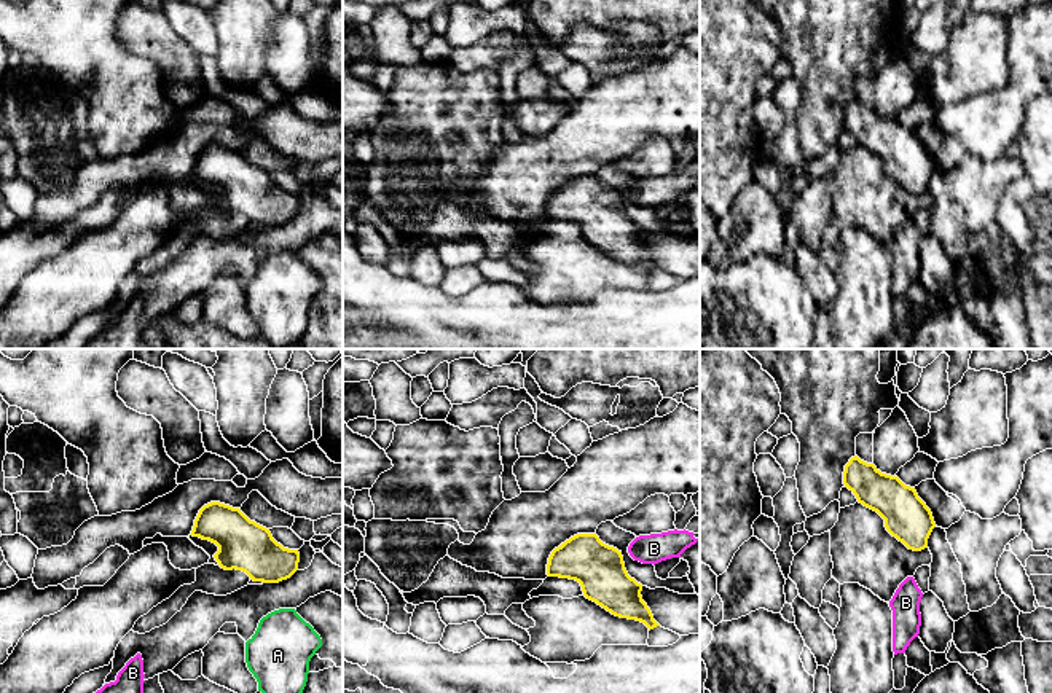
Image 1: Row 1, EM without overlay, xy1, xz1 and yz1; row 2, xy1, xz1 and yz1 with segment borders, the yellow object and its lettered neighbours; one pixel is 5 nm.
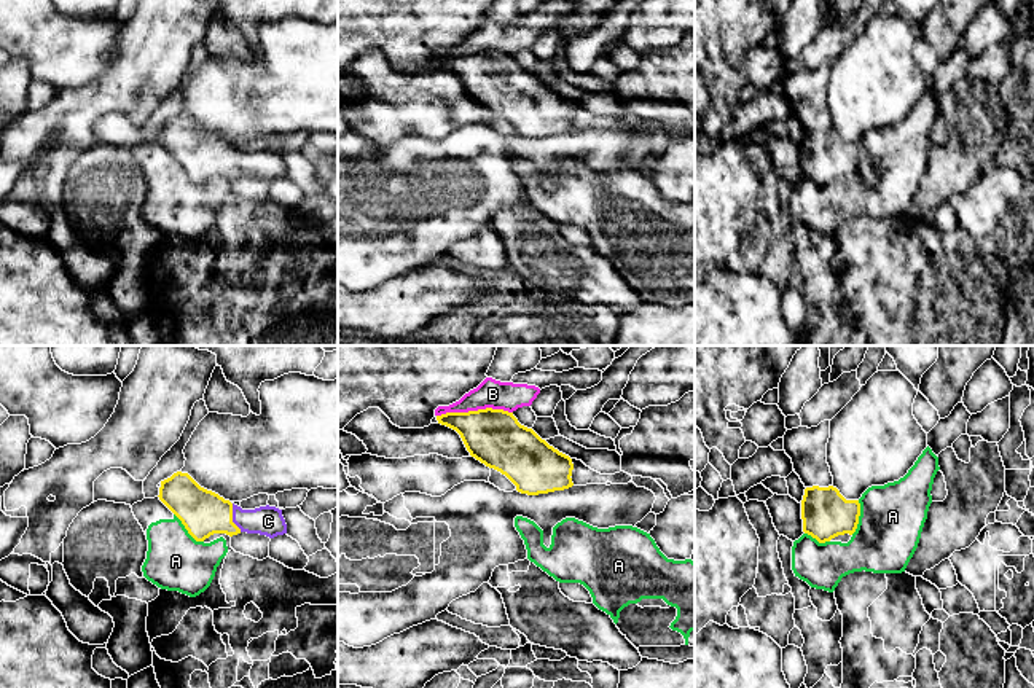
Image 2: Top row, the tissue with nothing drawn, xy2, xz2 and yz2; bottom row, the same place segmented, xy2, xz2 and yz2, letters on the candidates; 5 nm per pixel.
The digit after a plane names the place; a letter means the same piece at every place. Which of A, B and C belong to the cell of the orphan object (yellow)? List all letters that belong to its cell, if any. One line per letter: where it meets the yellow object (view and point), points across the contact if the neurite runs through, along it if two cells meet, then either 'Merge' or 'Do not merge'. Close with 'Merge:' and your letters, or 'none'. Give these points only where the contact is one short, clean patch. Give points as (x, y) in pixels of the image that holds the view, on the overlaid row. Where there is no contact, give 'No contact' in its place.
A: Touches yellow at xy2 (187, 529). Do not merge
B: Touches yellow at xz2 (473, 411). Boundary: xz2 (512, 411), (478, 408), (446, 411), (437, 416). Do not merge
C: Touches yellow at xy2 (231, 518). Path across: xy2 (203, 513), (231, 518), (268, 521). Merge
Merge: C

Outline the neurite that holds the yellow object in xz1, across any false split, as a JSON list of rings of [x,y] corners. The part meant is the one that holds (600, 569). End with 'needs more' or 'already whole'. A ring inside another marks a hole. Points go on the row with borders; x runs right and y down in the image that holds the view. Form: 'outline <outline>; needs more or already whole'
outline [[[577,534],[555,548],[548,558],[547,575],[579,581],[587,599],[615,617],[641,621],[649,631],[660,626],[642,601],[642,585],[628,575],[622,551],[603,543],[596,534]]]; already whole

